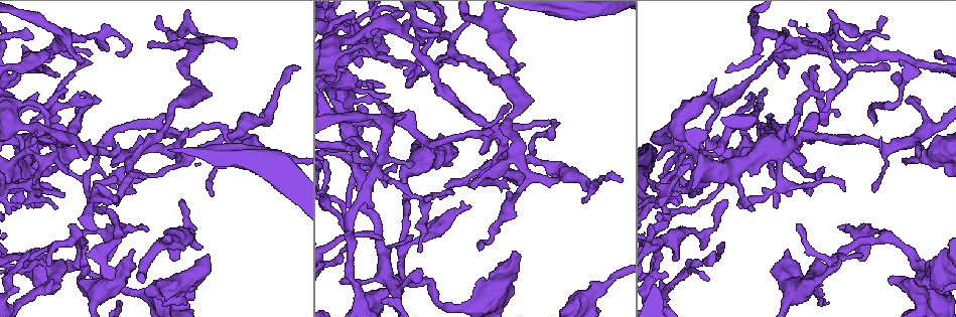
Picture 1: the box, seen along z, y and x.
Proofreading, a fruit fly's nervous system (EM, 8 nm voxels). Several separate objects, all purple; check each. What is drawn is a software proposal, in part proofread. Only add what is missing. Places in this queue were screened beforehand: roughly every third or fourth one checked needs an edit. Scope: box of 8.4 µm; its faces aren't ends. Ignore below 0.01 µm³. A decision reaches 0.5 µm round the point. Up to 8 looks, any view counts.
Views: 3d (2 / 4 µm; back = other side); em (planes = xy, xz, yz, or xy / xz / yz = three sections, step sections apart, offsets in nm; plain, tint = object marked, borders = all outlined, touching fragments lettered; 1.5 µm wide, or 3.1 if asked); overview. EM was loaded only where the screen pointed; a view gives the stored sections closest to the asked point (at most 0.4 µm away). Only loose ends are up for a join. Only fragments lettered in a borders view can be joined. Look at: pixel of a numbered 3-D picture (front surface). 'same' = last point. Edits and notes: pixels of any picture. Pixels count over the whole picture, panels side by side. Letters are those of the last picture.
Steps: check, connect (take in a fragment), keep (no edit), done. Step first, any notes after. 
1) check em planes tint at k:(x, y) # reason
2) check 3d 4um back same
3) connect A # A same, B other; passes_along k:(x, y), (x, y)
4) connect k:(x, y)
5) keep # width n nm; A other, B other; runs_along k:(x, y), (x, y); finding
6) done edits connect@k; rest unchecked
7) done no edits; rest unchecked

check 3d 2um at 1:(429, 223) # free end

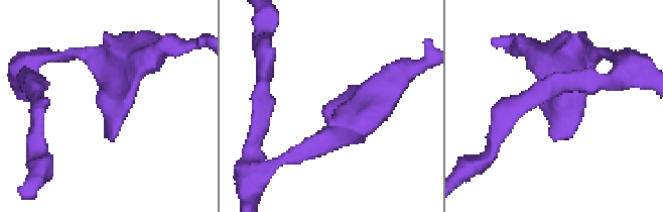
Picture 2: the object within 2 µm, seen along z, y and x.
check em xy step 4 tint at 2:(548, 135) # now the EM

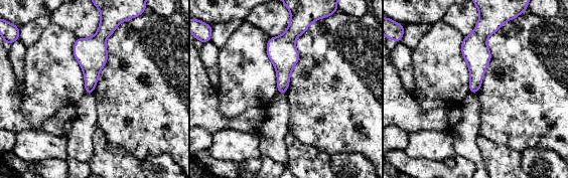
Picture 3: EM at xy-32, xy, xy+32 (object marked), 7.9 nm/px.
check em planes borders same

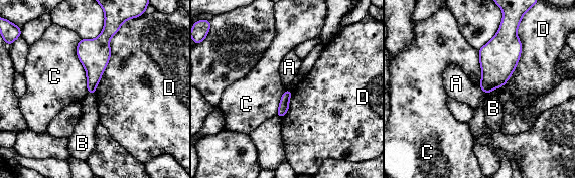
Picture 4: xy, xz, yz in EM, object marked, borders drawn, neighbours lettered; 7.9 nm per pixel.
keep # A other, B other, C other, D other; no lettered fragment goes on from it

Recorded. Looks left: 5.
check em yz step 8 tint at 1:(181, 200) # branch stops here

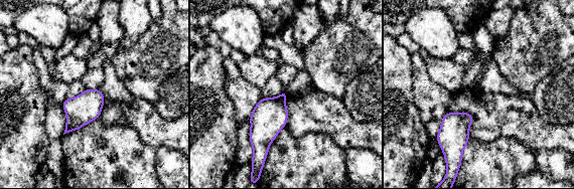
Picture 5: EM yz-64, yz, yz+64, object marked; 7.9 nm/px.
check em planes borders same

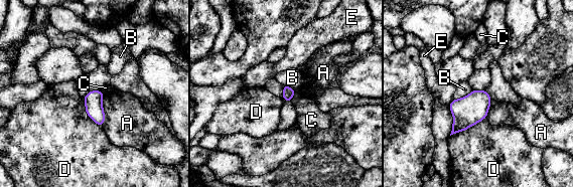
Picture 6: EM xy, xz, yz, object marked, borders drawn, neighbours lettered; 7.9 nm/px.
keep # A other, B other, C other, D other, E other; border 6:(485, 117), (450, 136); no lettered fragment goes on from it

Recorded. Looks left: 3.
check em planes borders at 1:(99, 182) # branch stops here

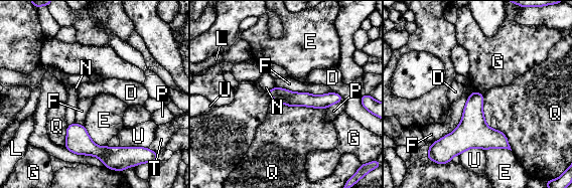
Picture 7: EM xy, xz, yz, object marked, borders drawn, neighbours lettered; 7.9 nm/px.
keep # width 120 nm; D other, E other, F other, G other, L other, N other, P other, Q other, T other, U other; border 7:(276, 85), (315, 95), (333, 92); no lettered fragment goes on from it

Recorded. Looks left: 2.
done no edits; rest unchecked

